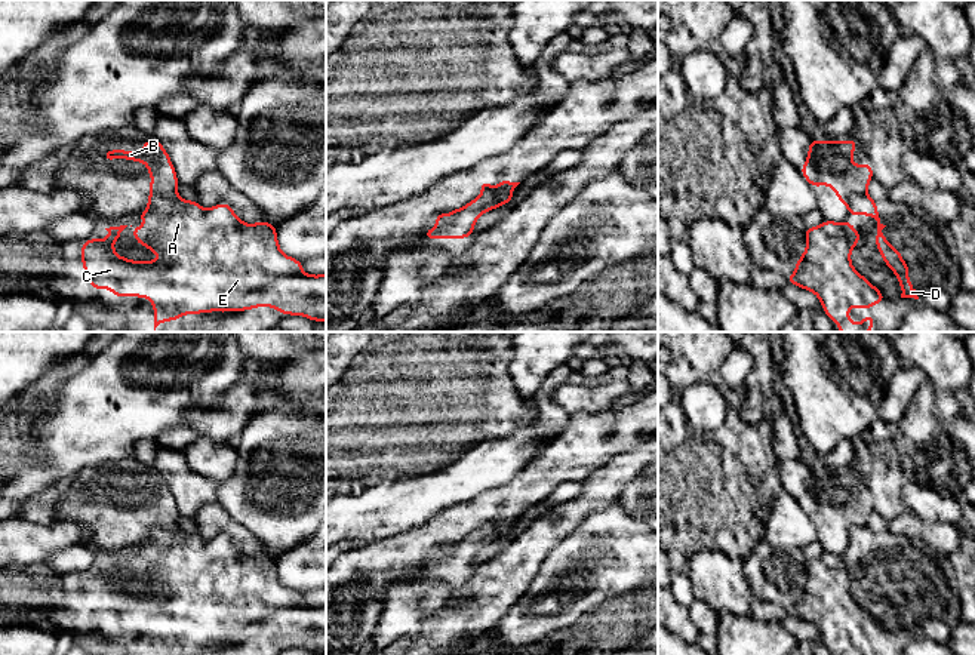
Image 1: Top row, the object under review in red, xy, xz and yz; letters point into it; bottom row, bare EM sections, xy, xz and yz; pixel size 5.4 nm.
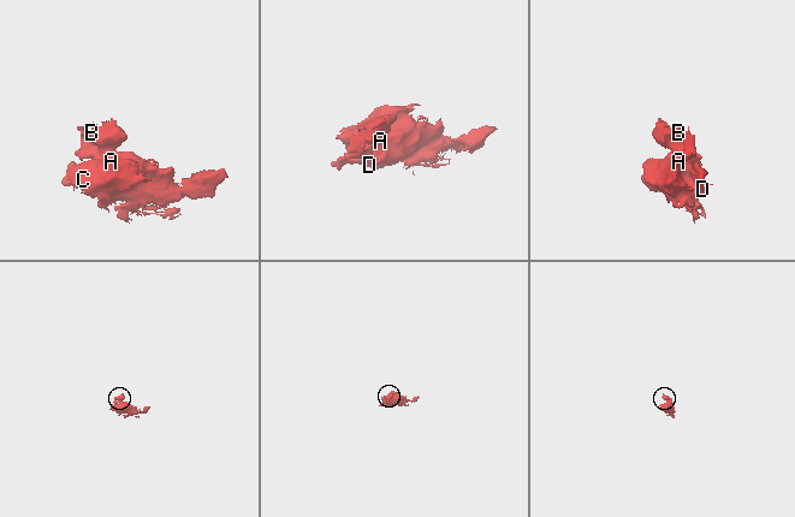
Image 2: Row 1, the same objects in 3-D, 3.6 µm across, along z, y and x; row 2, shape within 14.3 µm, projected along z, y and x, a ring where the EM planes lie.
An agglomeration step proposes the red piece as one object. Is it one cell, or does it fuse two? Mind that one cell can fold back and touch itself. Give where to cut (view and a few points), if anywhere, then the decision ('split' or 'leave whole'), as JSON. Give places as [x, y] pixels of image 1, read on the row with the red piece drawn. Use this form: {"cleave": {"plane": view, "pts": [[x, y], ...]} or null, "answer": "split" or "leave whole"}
{"cleave": {"plane": "yz", "pts": [[864, 191], [855, 193], [849, 199], [848, 214]]}, "answer": "split"}

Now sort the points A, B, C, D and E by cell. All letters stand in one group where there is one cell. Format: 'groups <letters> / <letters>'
groups A C D E / B

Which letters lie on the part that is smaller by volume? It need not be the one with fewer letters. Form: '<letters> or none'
B

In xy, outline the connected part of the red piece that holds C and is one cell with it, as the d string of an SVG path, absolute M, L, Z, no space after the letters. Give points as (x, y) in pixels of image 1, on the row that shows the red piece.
M151 197L136 221L144 222L150 215L157 218L156 222L132 227L132 234L136 243L160 255L160 259L133 261L116 253L113 243L120 240L127 225L105 228L108 237L104 240L84 240L80 258L92 289L110 289L116 298L132 295L151 301L151 332L159 332L159 323L178 320L184 314L237 313L256 307L326 322L326 274L305 274L302 261L284 255L276 225L268 221L246 224L228 203L203 209L196 200L179 197Z

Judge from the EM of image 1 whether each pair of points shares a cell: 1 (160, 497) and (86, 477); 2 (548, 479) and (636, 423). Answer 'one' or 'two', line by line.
1: one
2: one

